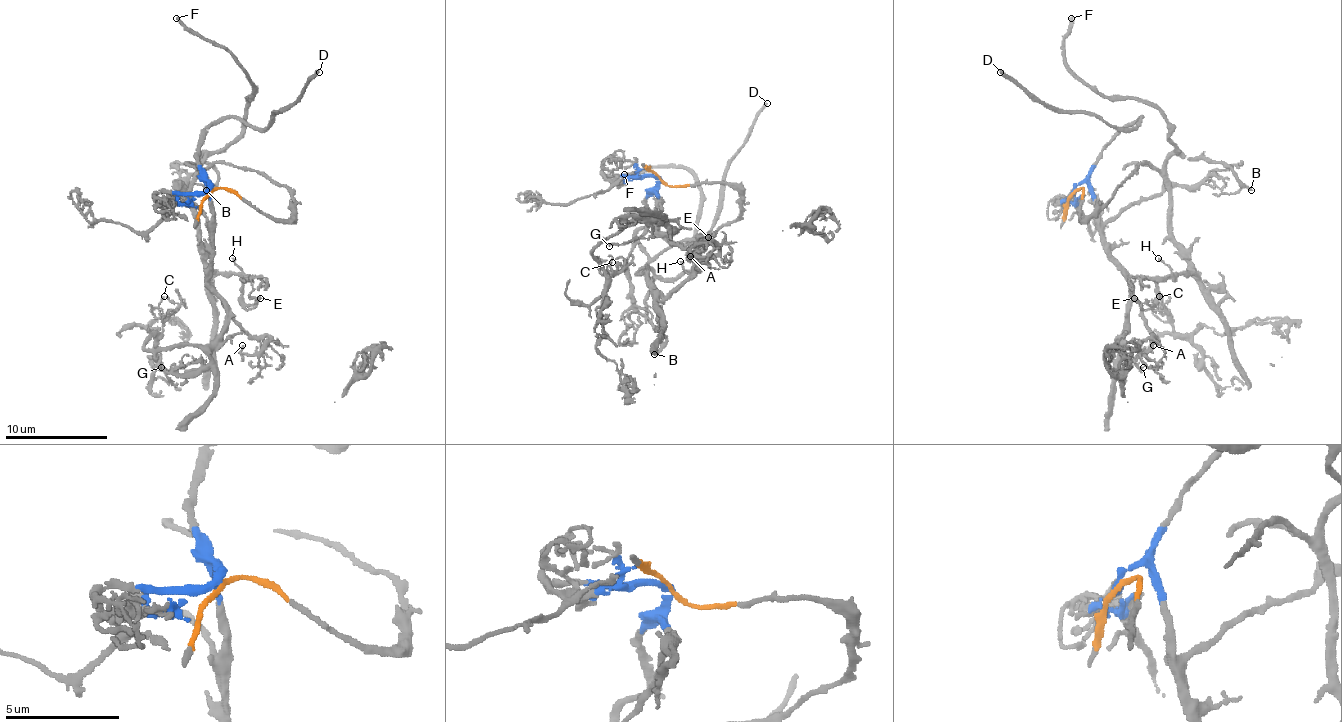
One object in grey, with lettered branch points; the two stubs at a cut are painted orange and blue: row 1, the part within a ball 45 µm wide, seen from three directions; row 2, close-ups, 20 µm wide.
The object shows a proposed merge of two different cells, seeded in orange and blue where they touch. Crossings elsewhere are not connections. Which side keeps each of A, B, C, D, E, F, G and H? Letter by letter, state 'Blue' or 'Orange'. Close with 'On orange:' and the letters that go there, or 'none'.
A: Blue
B: Orange
C: Blue
D: Blue
E: Orange
F: Orange
G: Blue
H: Orange
On orange: B, E, F, H

